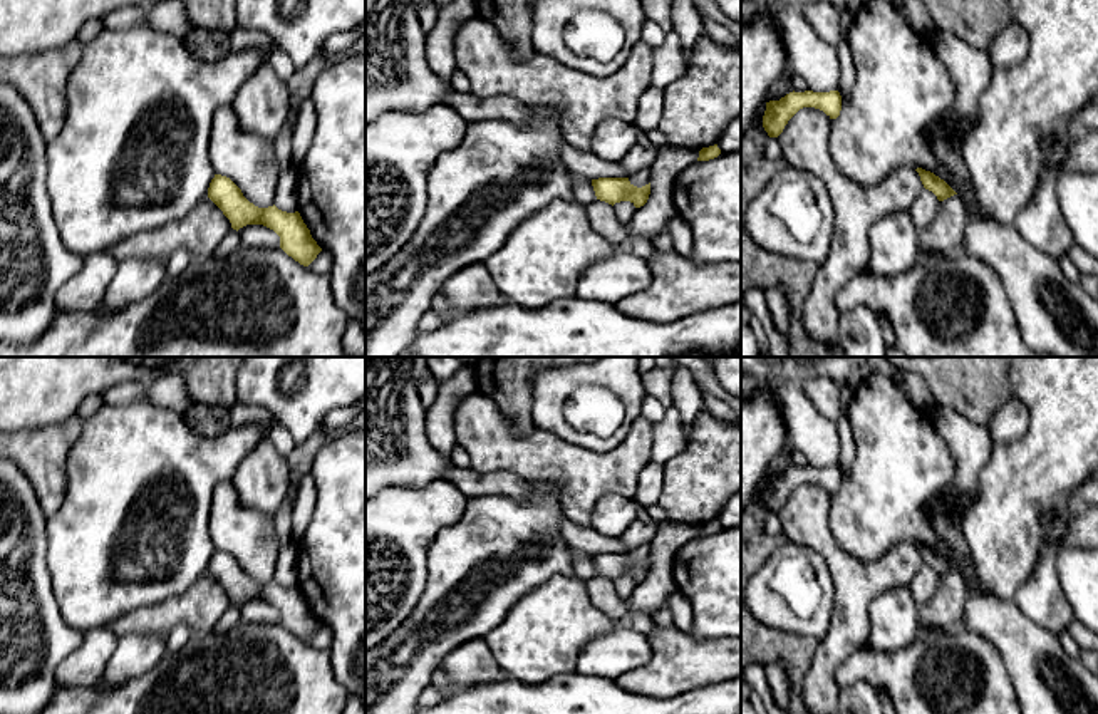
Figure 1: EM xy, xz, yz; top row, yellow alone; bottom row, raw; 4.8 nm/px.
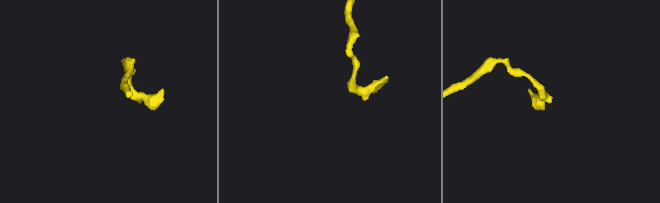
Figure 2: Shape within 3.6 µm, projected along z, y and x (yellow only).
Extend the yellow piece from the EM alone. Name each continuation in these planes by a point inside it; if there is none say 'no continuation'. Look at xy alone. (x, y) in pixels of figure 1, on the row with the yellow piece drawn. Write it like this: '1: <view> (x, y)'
no continuation

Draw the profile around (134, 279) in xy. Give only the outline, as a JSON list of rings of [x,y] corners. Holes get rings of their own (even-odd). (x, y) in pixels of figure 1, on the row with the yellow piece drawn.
[[[122,260],[117,265],[101,308],[119,310],[153,295],[166,278],[166,263],[154,260]]]

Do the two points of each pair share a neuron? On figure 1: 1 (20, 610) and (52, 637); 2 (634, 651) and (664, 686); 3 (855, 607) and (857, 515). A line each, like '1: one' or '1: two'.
1: one
2: two
3: two

